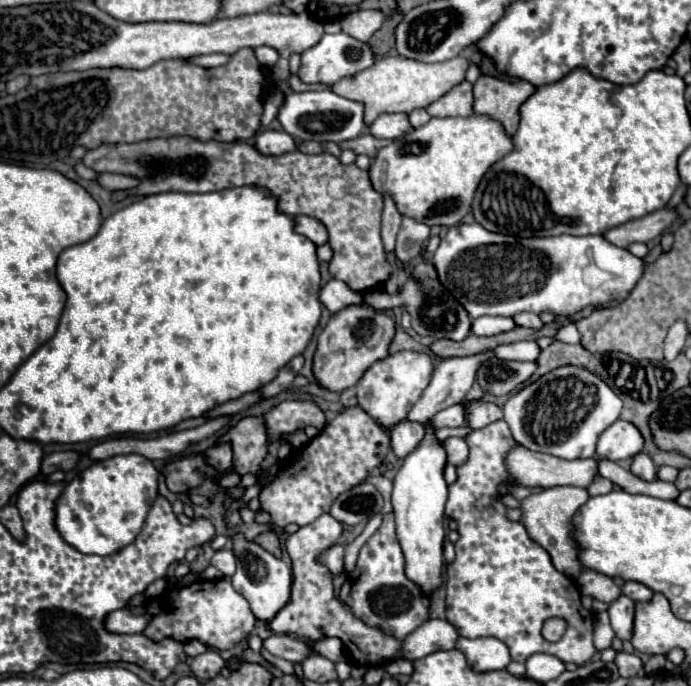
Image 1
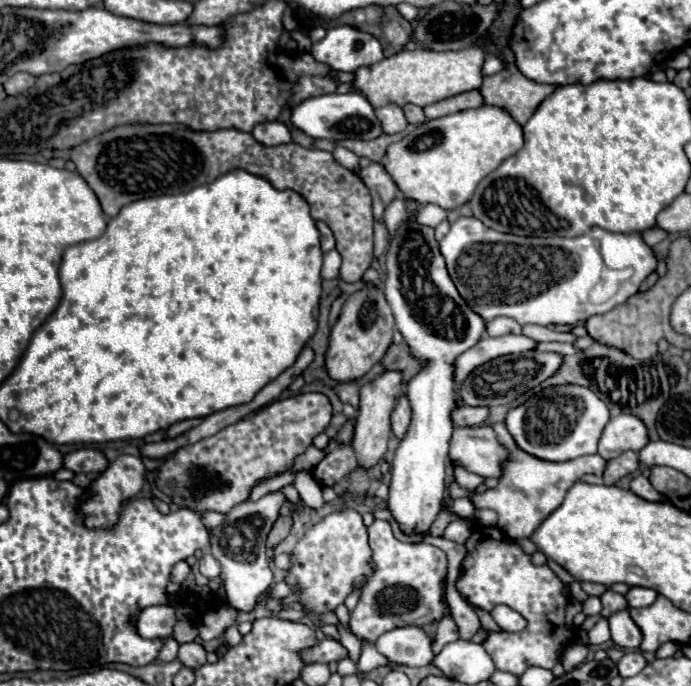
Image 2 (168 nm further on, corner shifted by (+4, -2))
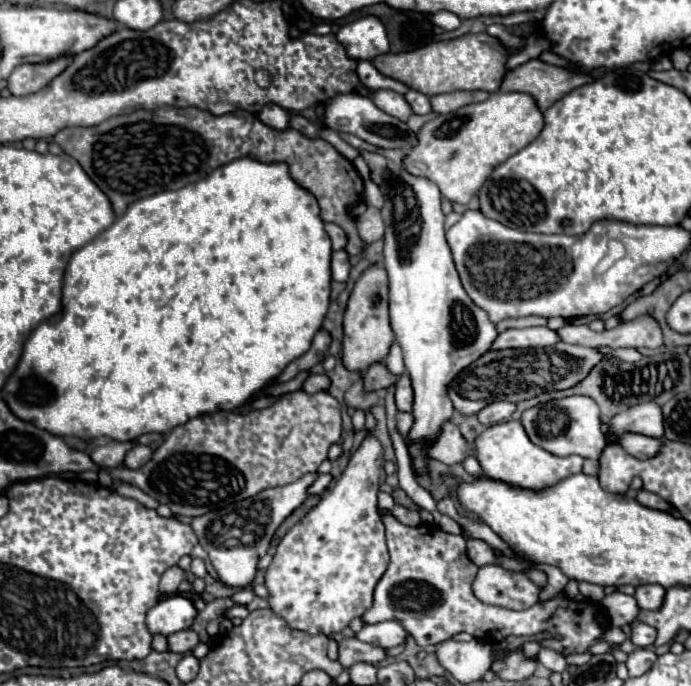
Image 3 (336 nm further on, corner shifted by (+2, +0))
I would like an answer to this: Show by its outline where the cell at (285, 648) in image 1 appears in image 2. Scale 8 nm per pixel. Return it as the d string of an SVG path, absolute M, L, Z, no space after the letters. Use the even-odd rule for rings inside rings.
M322 640L320 644L304 648L300 652L300 658L304 660L304 664L314 664L314 662L326 662L326 664L330 664L332 660L338 662L344 656L348 656L348 650L338 640Z

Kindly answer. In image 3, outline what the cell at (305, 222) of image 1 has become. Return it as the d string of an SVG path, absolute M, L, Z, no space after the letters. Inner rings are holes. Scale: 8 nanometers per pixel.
M326 224L324 228L326 228L326 232L328 232L330 240L332 240L332 250L344 250L344 246L348 242L346 232L338 224Z

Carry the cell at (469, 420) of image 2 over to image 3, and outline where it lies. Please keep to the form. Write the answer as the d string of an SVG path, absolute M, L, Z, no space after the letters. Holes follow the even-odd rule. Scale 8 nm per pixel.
M494 402L478 412L478 420L486 426L492 426L492 424L508 420L508 416L512 416L514 410L516 410L516 404L512 402Z

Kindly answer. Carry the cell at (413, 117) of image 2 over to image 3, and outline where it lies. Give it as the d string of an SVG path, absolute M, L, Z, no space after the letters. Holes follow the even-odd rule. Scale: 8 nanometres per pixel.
M410 90L404 98L406 98L406 102L410 102L410 106L412 106L412 110L414 110L416 114L428 114L428 112L432 110L430 98L424 96L424 94L418 92L418 90Z

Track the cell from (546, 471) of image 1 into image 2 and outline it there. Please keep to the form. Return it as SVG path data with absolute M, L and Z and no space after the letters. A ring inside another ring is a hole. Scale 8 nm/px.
M492 426L454 428L450 440L450 460L464 464L474 474L484 478L500 478L502 464L510 460L510 450L496 438Z

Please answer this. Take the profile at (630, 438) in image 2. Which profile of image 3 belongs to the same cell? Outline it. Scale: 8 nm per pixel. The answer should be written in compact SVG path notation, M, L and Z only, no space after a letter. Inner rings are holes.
M642 402L632 406L630 410L624 410L622 414L616 414L610 418L612 432L636 432L652 438L664 436L664 420L662 420L662 408L656 402Z

